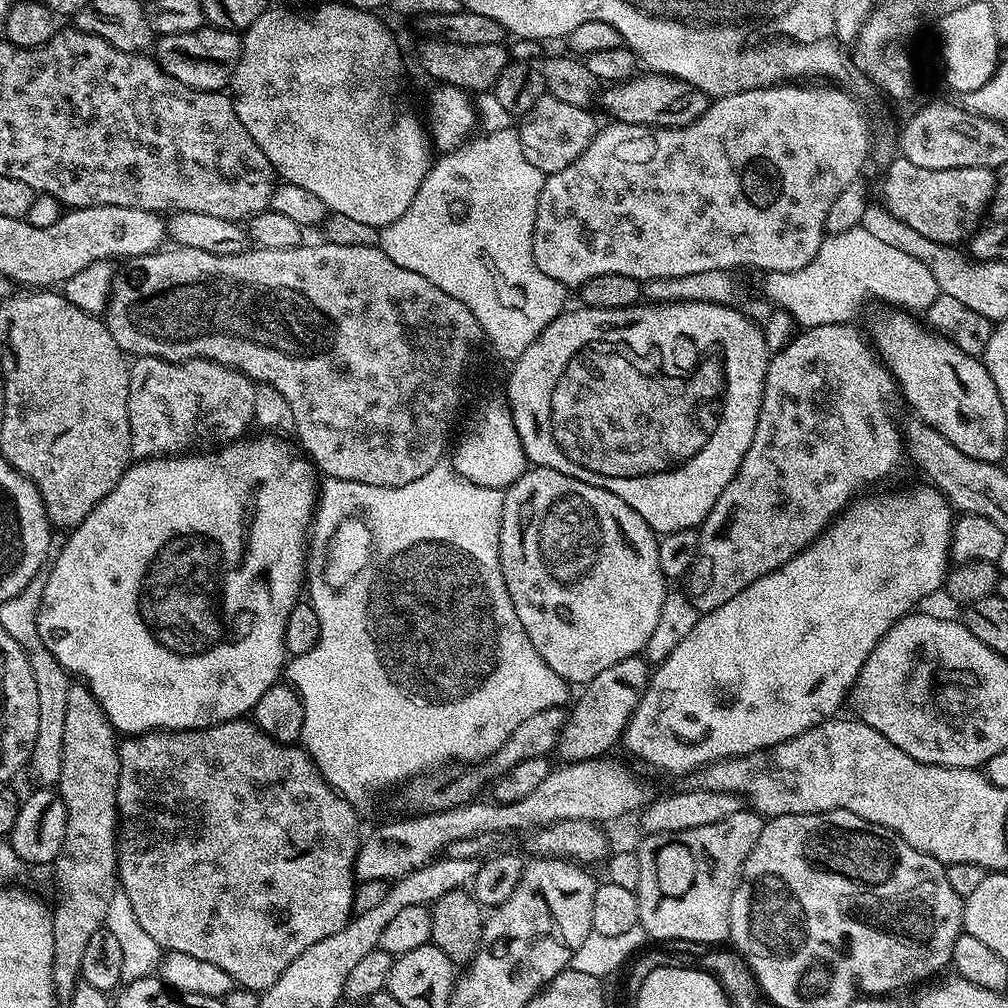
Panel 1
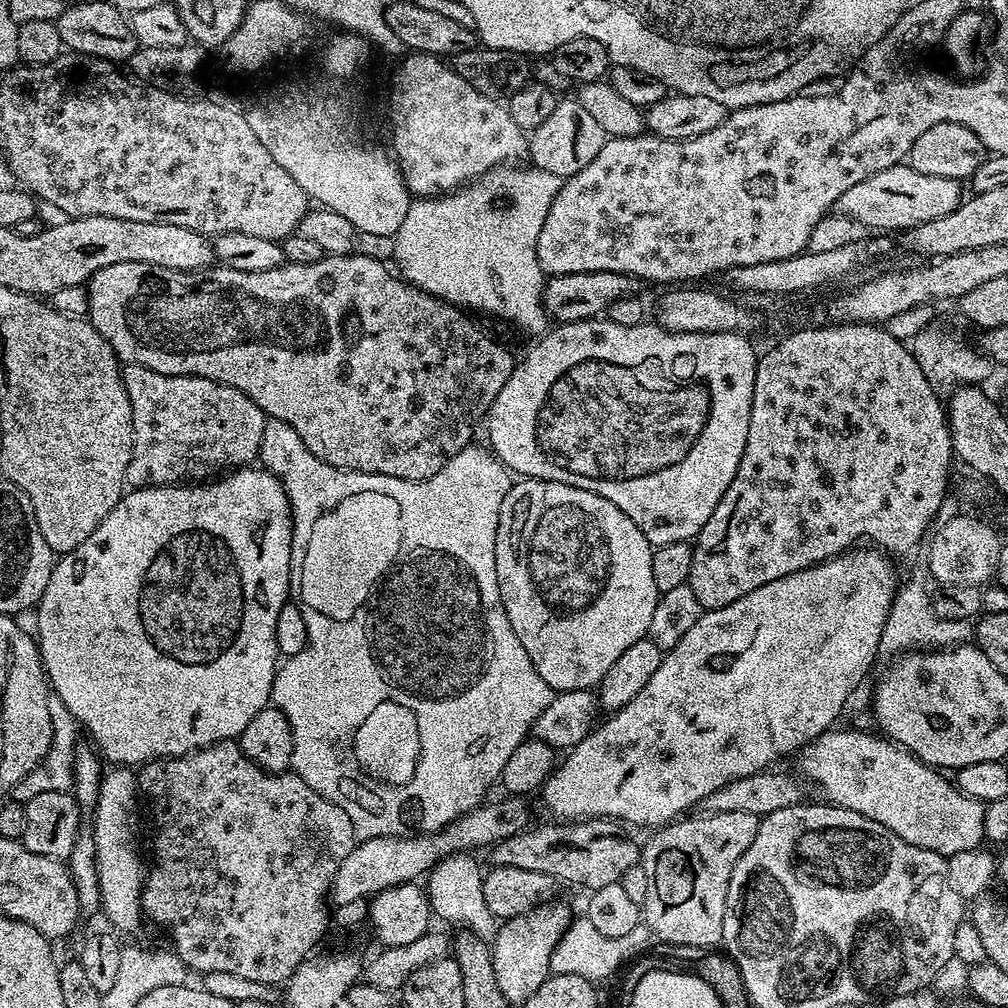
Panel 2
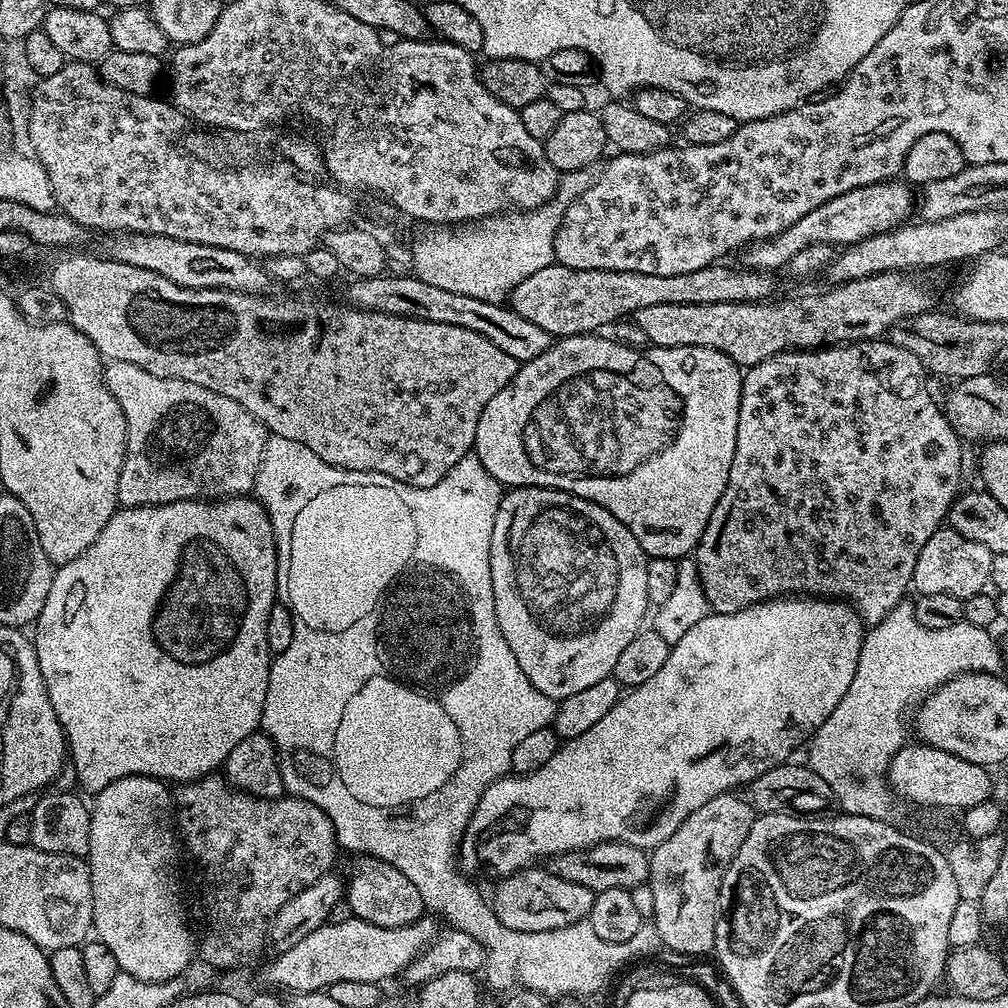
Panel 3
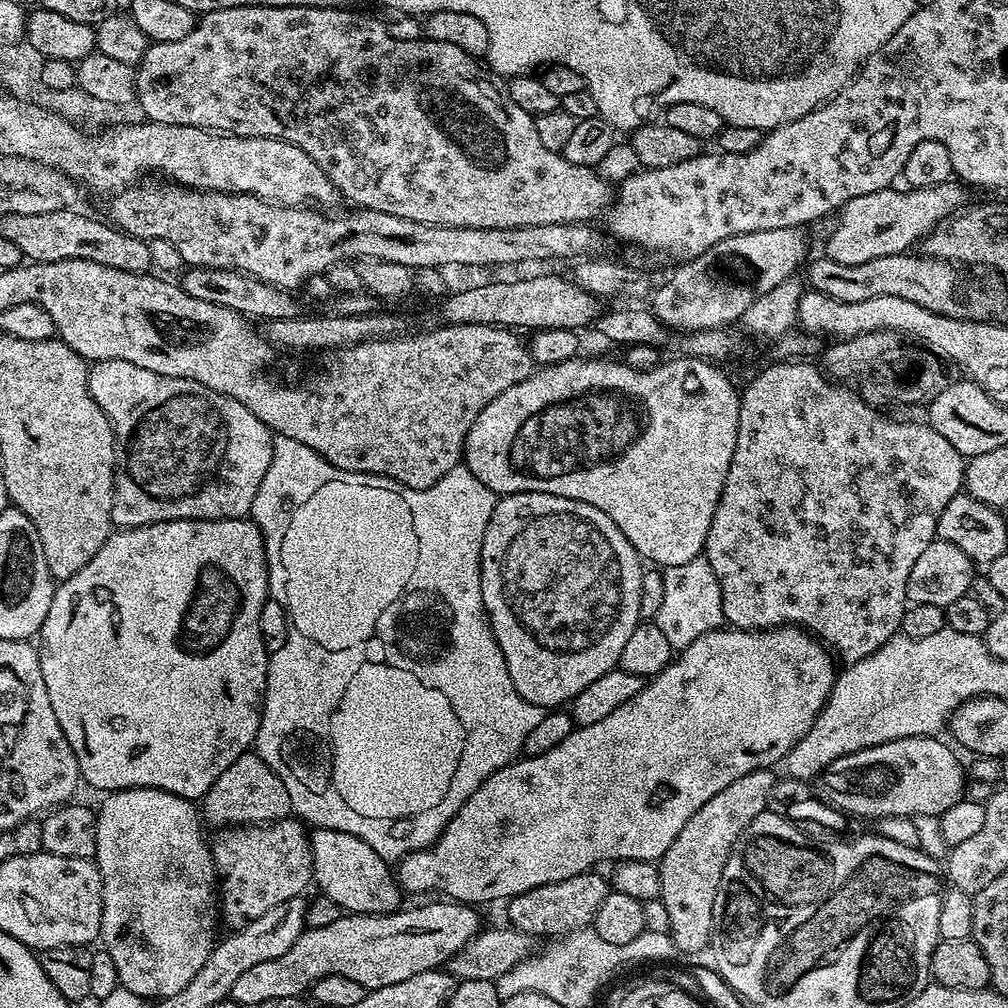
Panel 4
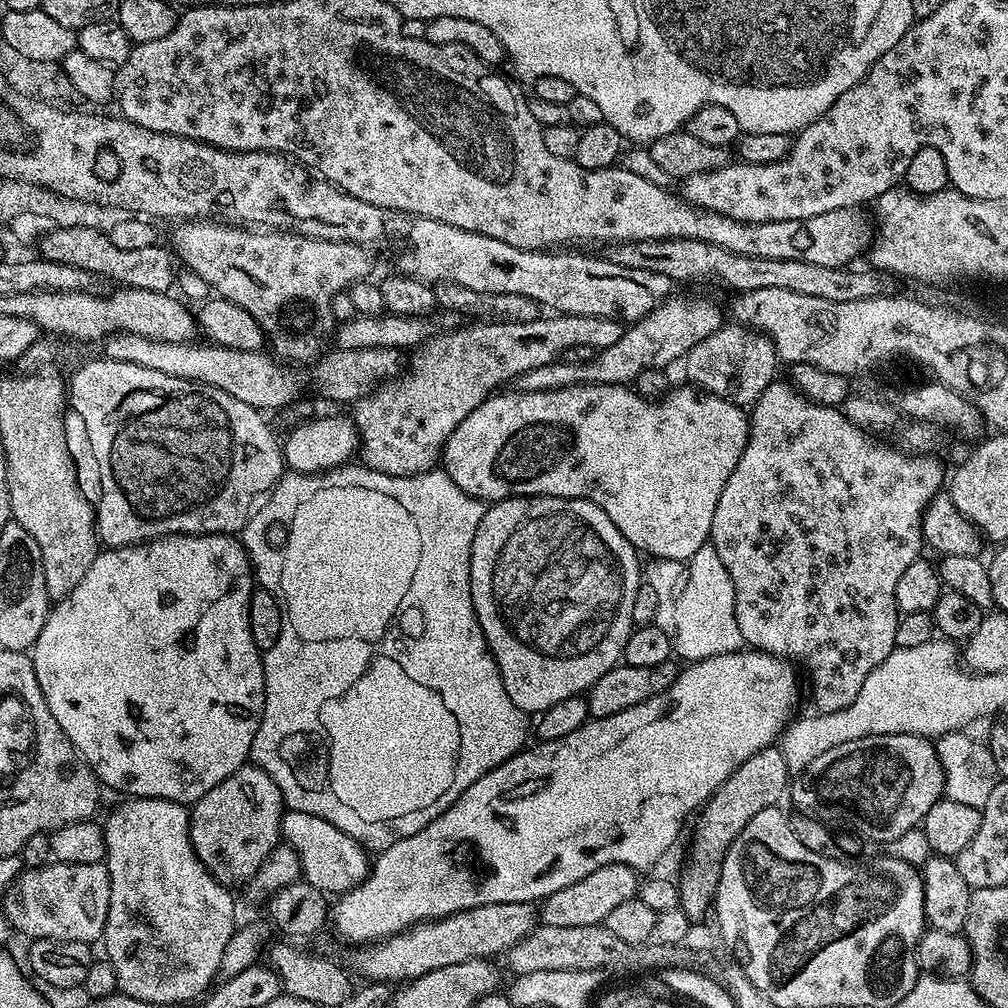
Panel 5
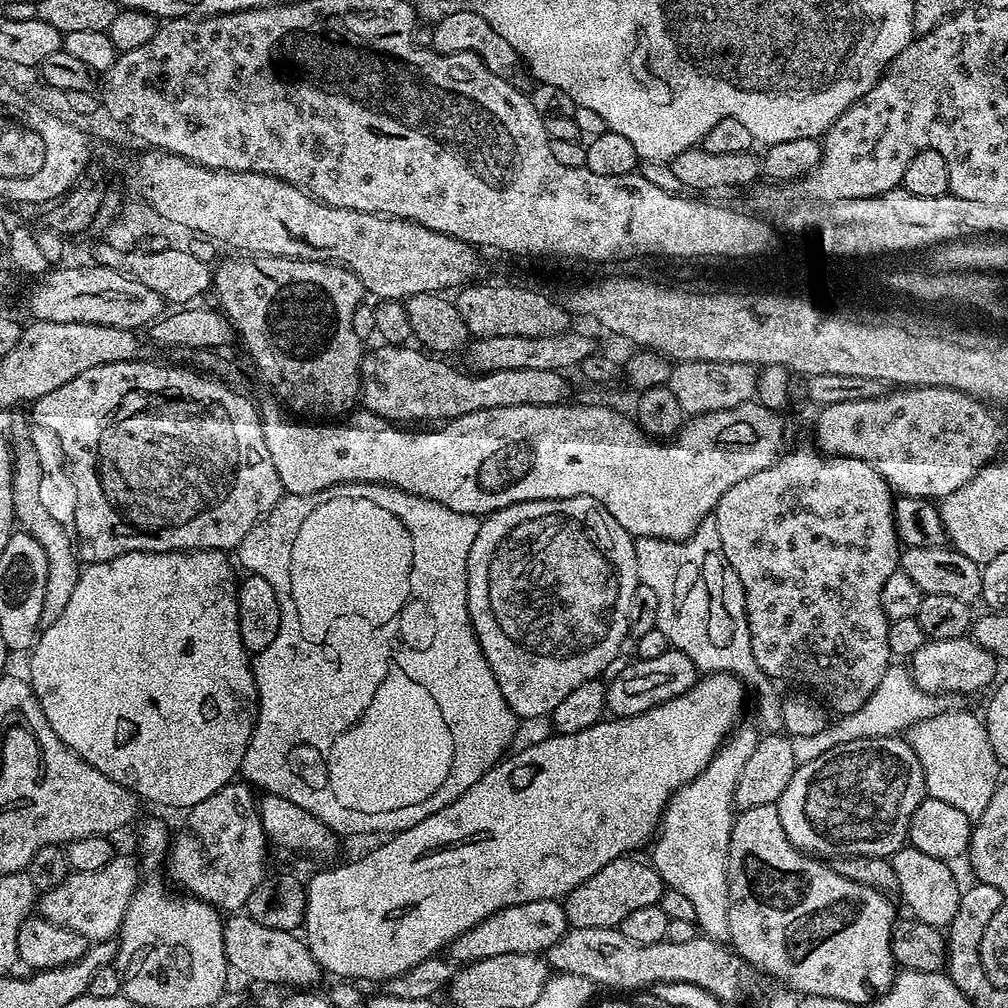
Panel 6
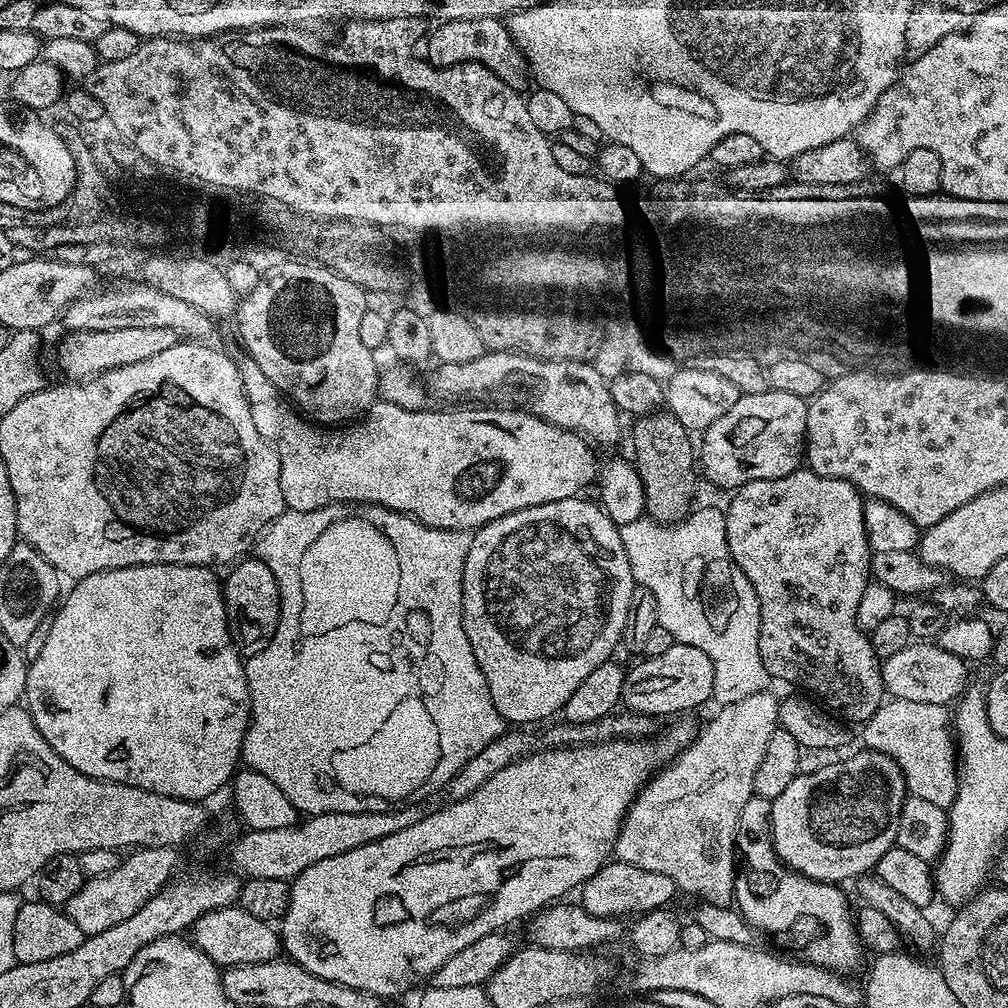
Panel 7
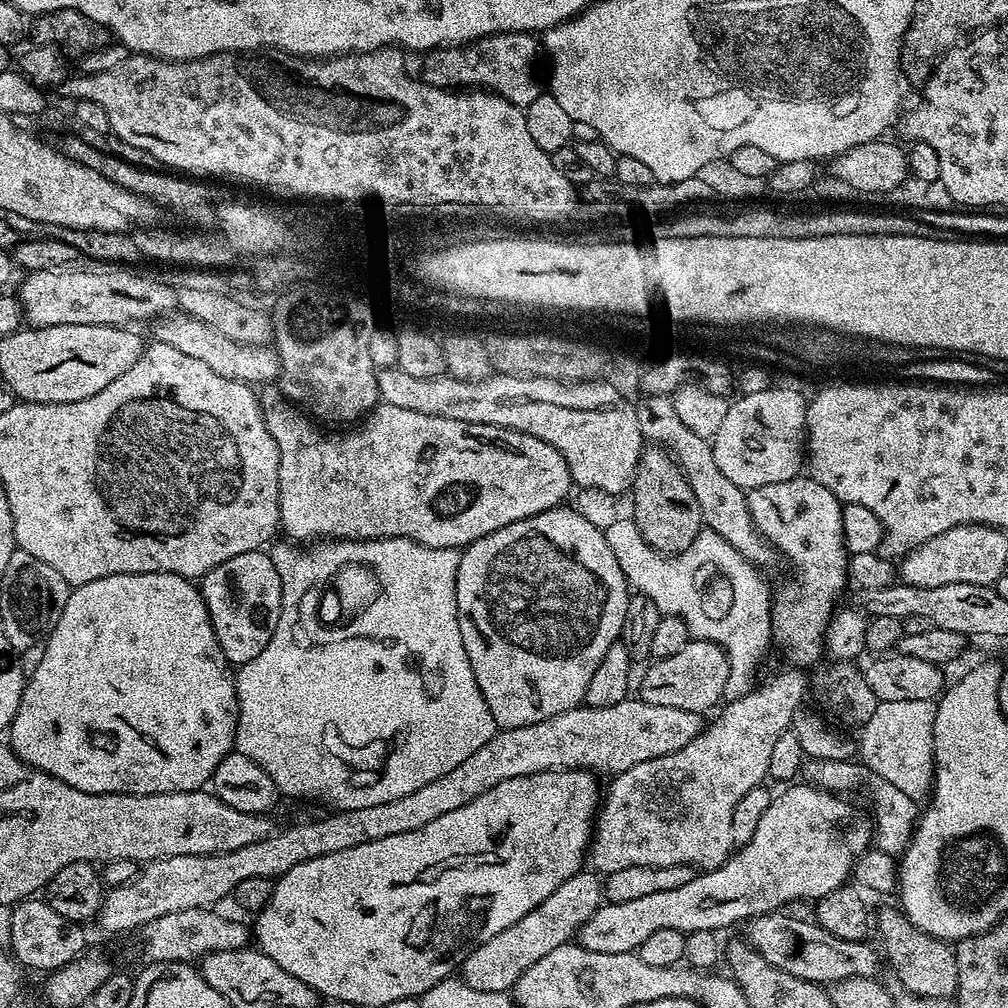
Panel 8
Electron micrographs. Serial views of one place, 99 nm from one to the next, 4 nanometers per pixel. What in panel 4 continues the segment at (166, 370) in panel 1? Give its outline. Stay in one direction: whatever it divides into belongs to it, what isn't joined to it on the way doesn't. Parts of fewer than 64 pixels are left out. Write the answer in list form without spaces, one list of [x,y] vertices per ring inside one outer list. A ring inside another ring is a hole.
[[[97,360],[88,370],[88,389],[102,406],[106,418],[112,423],[112,433],[116,435],[118,445],[118,463],[116,466],[116,497],[112,499],[112,523],[117,529],[137,528],[154,522],[170,522],[171,520],[243,520],[251,513],[254,498],[260,495],[262,478],[266,478],[266,470],[270,470],[272,457],[273,432],[242,402],[230,398],[226,394],[218,394],[198,382],[190,382],[186,378],[170,378],[162,374],[154,374],[154,370],[142,370],[142,366],[134,366],[134,362],[121,360]]]

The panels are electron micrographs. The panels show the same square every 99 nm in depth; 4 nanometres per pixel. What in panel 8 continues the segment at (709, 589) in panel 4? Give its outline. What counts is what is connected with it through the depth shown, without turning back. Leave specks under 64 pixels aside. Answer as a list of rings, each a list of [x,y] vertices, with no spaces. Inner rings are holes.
[[[631,518],[616,520],[612,525],[607,525],[604,528],[604,537],[606,542],[610,542],[610,550],[614,550],[614,558],[618,558],[618,566],[622,566],[622,574],[627,576],[633,589],[648,596],[650,602],[658,606],[661,614],[682,618],[682,622],[686,622],[691,639],[714,642],[723,650],[730,666],[725,697],[728,700],[736,700],[751,692],[756,667],[759,666],[764,651],[772,644],[772,597],[770,588],[764,585],[763,578],[759,576],[761,573],[749,564],[730,542],[709,530],[699,532],[690,542],[690,546],[686,546],[686,550],[675,554],[654,550],[644,541],[636,521]]]

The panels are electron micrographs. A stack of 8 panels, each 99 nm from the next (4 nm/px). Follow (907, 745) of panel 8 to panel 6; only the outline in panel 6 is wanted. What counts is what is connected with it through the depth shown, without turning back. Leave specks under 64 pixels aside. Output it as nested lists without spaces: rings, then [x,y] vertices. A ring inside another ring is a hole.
[[[942,710],[937,715],[912,724],[907,729],[904,738],[918,755],[919,762],[922,763],[925,793],[933,800],[947,802],[950,806],[957,807],[974,822],[981,817],[1000,781],[1000,774],[998,774],[1000,765],[994,758],[983,719],[977,713],[974,715],[970,712]]]

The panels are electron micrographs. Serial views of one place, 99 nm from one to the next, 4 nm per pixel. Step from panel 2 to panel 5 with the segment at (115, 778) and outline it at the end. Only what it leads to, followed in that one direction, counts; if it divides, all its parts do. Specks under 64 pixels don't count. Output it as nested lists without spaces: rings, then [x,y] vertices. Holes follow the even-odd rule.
[[[137,796],[135,798],[121,799],[121,804],[108,816],[108,821],[103,821],[102,827],[106,838],[106,863],[110,874],[110,910],[106,918],[102,945],[106,951],[106,959],[111,962],[116,971],[117,989],[125,996],[133,996],[139,1000],[150,1002],[154,1006],[160,1004],[184,1004],[187,1000],[195,1001],[203,997],[213,987],[214,981],[220,974],[220,963],[222,962],[222,950],[226,950],[226,942],[230,942],[232,933],[238,927],[238,921],[232,915],[236,912],[236,904],[232,901],[233,893],[219,884],[208,872],[206,866],[194,854],[194,846],[190,842],[190,830],[188,829],[189,809],[183,804],[167,800],[161,796],[146,798]]]

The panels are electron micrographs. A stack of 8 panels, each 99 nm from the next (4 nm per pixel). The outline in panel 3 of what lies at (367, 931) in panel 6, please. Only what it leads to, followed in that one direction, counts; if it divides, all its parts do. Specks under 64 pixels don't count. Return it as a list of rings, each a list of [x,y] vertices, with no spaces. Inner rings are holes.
[[[803,594],[763,600],[734,614],[712,612],[704,616],[702,622],[698,622],[691,630],[686,630],[686,634],[682,634],[682,638],[678,638],[678,642],[669,647],[662,670],[658,670],[654,678],[646,678],[646,682],[629,687],[621,695],[614,710],[609,710],[597,724],[590,726],[586,734],[578,734],[578,738],[563,741],[559,750],[550,757],[550,762],[538,766],[538,770],[525,776],[502,776],[484,791],[482,798],[478,798],[478,806],[474,806],[474,814],[468,816],[468,825],[460,837],[459,867],[468,874],[489,872],[495,878],[503,878],[561,853],[590,849],[604,841],[628,843],[645,850],[656,848],[666,842],[666,838],[670,838],[670,834],[674,834],[674,830],[678,830],[678,826],[682,826],[682,822],[686,822],[686,818],[690,818],[690,814],[694,814],[698,806],[706,806],[706,802],[718,798],[724,792],[743,789],[751,780],[758,778],[758,774],[766,774],[766,770],[791,761],[792,751],[800,743],[803,745],[811,741],[818,726],[822,726],[822,722],[826,722],[826,718],[834,714],[834,706],[842,702],[842,694],[850,690],[850,682],[854,682],[854,670],[858,670],[865,631],[866,625],[859,612],[843,599],[817,598]]]

